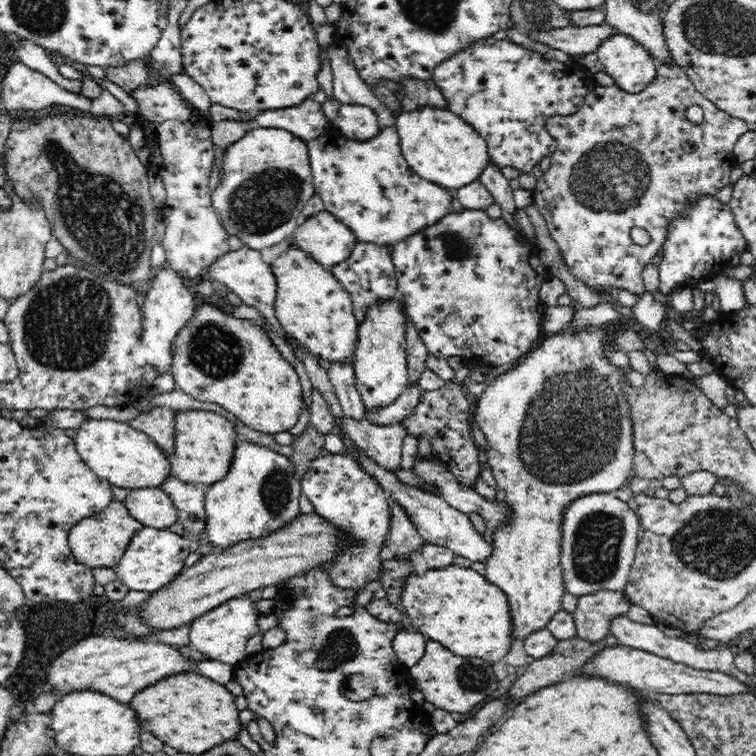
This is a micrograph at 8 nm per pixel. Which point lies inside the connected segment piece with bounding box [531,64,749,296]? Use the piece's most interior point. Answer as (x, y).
(623, 161)

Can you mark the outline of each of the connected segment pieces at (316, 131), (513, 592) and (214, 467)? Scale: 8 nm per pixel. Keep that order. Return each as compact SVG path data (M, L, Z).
M312 98L279 110L266 110L254 115L254 125L262 128L289 130L306 144L324 134L333 124L324 115L322 105Z
M610 322L599 325L585 326L577 331L559 330L557 333L544 337L532 350L528 358L522 358L514 365L514 369L506 371L504 374L492 379L487 388L478 396L478 406L473 417L478 424L478 428L486 434L488 438L488 462L492 469L492 474L498 482L498 486L506 492L506 504L510 508L508 520L496 528L494 532L494 552L487 558L485 578L498 586L505 592L509 600L510 615L513 616L514 639L523 640L534 631L543 630L550 623L553 615L561 610L561 603L565 591L565 572L562 571L561 552L561 524L564 521L564 512L577 498L584 497L590 493L614 493L620 486L626 485L634 466L634 437L631 436L631 420L627 412L626 397L623 396L622 389L618 386L618 373L614 370L614 365L605 356L612 350L608 342L612 332L618 328L619 323Z
M190 409L178 410L174 415L175 448L168 458L171 475L180 481L208 487L220 482L233 464L236 450L236 430L234 425L213 411Z

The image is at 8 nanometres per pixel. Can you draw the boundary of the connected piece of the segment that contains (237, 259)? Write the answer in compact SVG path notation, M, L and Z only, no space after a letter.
M243 245L238 250L228 251L210 265L209 278L220 282L226 288L230 288L234 294L241 298L243 304L254 306L256 310L259 310L260 314L265 317L265 326L263 328L267 327L277 337L284 339L289 344L293 344L294 340L287 336L284 328L282 328L279 320L276 318L277 280L271 265L266 264L261 256L262 254L259 250L252 250L246 245Z

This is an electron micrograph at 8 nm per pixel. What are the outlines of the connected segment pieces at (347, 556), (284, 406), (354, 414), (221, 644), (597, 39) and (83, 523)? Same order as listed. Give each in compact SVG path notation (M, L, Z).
M343 453L319 456L314 459L308 468L308 472L304 476L304 480L300 479L301 490L310 498L310 502L316 508L316 516L319 516L323 522L327 522L331 528L337 530L339 536L339 547L336 556L330 559L326 564L318 564L314 566L314 570L322 570L326 574L326 578L331 582L332 586L339 591L358 590L364 588L369 583L379 580L382 576L382 560L380 559L380 550L384 546L384 536L388 532L390 526L390 501L386 494L372 476L364 472L360 464L354 459L343 455Z
M215 303L203 304L195 309L193 317L175 335L171 354L171 370L176 388L181 388L196 400L222 406L248 428L274 435L293 429L298 422L304 402L296 369L276 349L266 331L254 320L232 317Z
M352 362L350 364L330 363L327 375L334 387L344 416L356 420L364 419L366 416L364 401L356 388Z
M259 590L246 592L214 607L214 610L203 613L203 616L196 618L190 624L192 628L190 628L189 645L199 650L208 659L219 660L233 666L250 661L246 655L246 642L260 634L258 621L262 613L255 607L259 599Z
M608 23L577 27L572 24L564 28L553 28L545 31L532 31L527 35L534 42L542 42L550 48L562 50L575 57L594 53L611 34L619 33Z
M113 500L104 510L83 518L70 529L69 547L72 555L90 568L114 569L125 554L130 539L142 530L142 527L143 524L129 513L124 502Z

